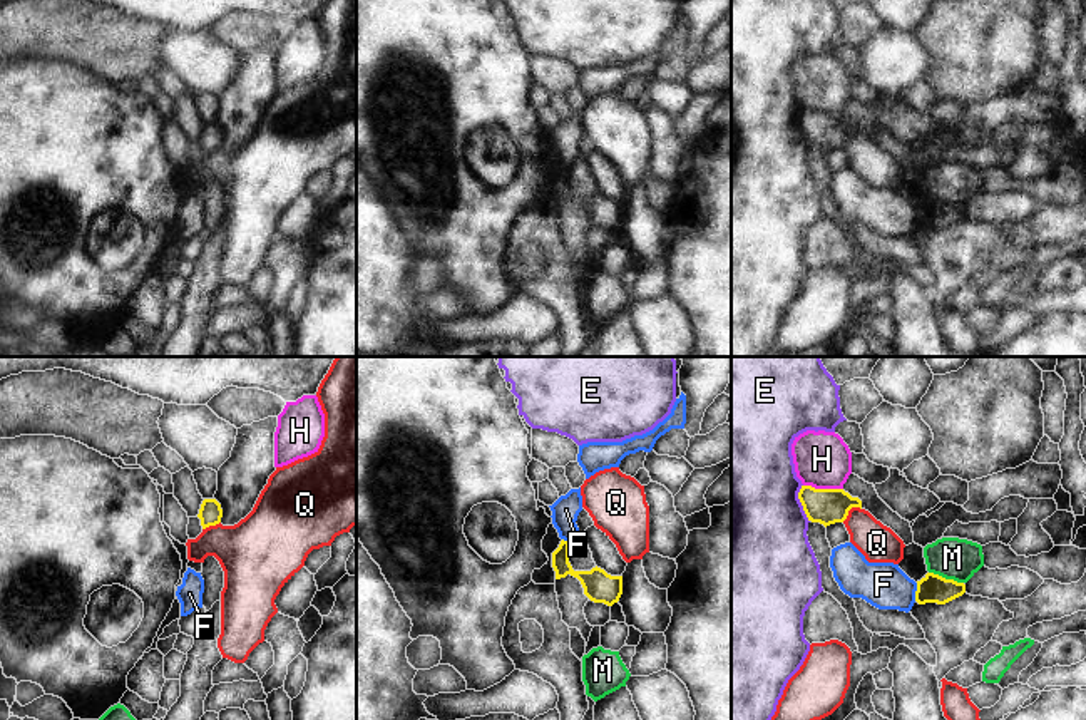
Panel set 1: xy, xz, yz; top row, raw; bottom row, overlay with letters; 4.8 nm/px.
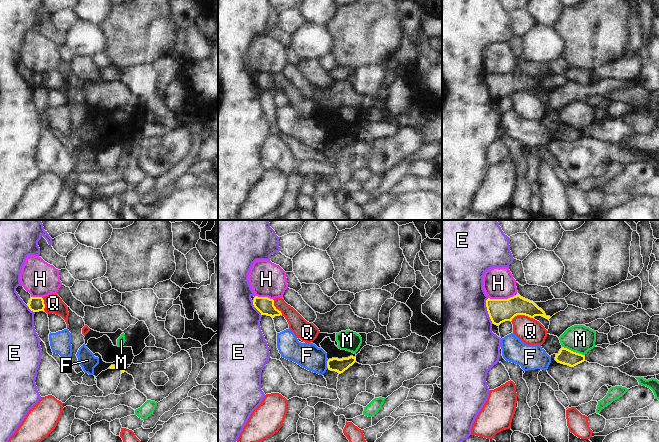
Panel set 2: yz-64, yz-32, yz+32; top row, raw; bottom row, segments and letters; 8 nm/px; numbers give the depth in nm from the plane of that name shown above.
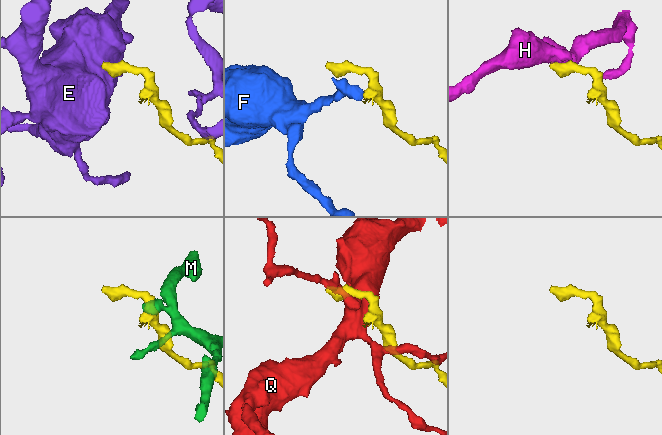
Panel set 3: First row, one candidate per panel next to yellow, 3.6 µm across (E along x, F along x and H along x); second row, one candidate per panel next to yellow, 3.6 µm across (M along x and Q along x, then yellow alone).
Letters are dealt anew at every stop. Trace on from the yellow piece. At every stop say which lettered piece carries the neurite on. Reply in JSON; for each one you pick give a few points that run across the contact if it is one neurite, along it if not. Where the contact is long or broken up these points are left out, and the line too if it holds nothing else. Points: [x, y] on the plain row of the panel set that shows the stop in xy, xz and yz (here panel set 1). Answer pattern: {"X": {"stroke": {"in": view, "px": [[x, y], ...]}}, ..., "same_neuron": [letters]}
{"same_neuron": []}

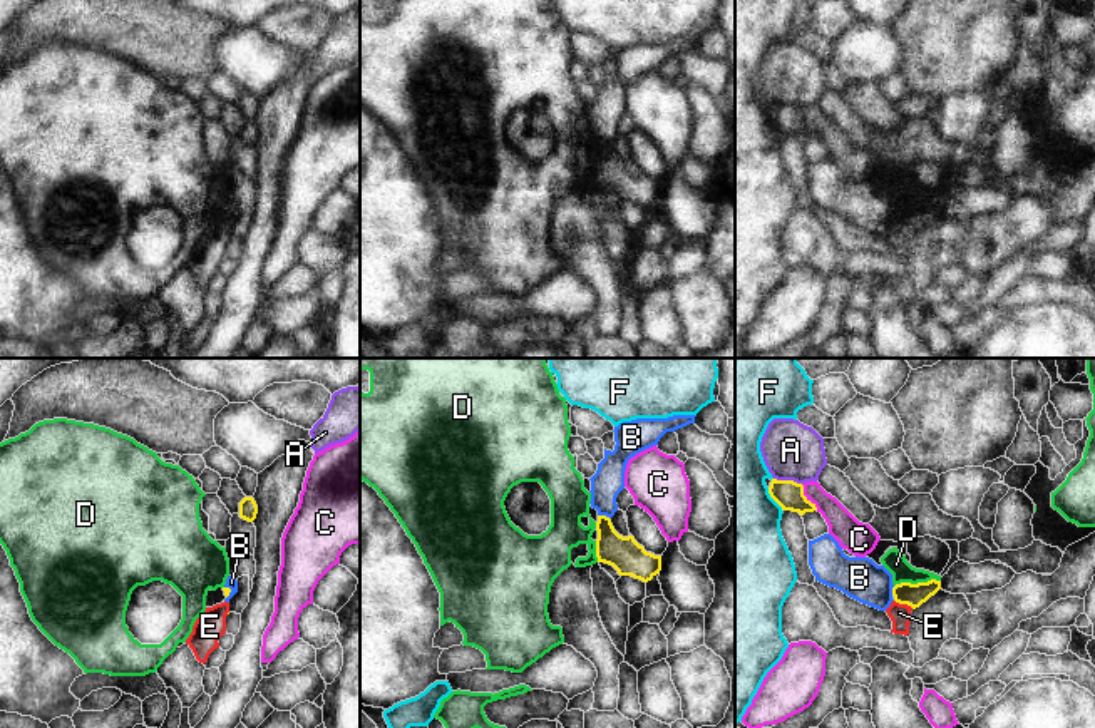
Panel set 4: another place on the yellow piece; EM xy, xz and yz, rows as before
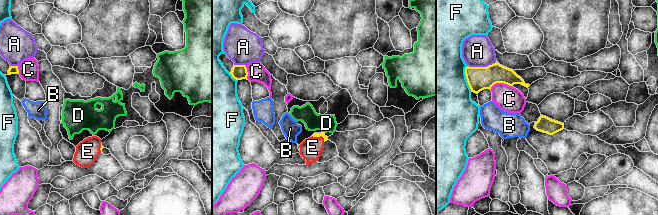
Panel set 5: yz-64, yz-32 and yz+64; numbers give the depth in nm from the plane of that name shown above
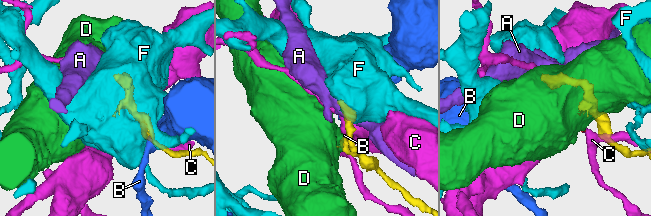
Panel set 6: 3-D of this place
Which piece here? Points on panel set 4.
{"E": {"stroke": {"in": "yz", "px": [[913, 220], [904, 228], [899, 238]]}}, "same_neuron": ["E"]}

